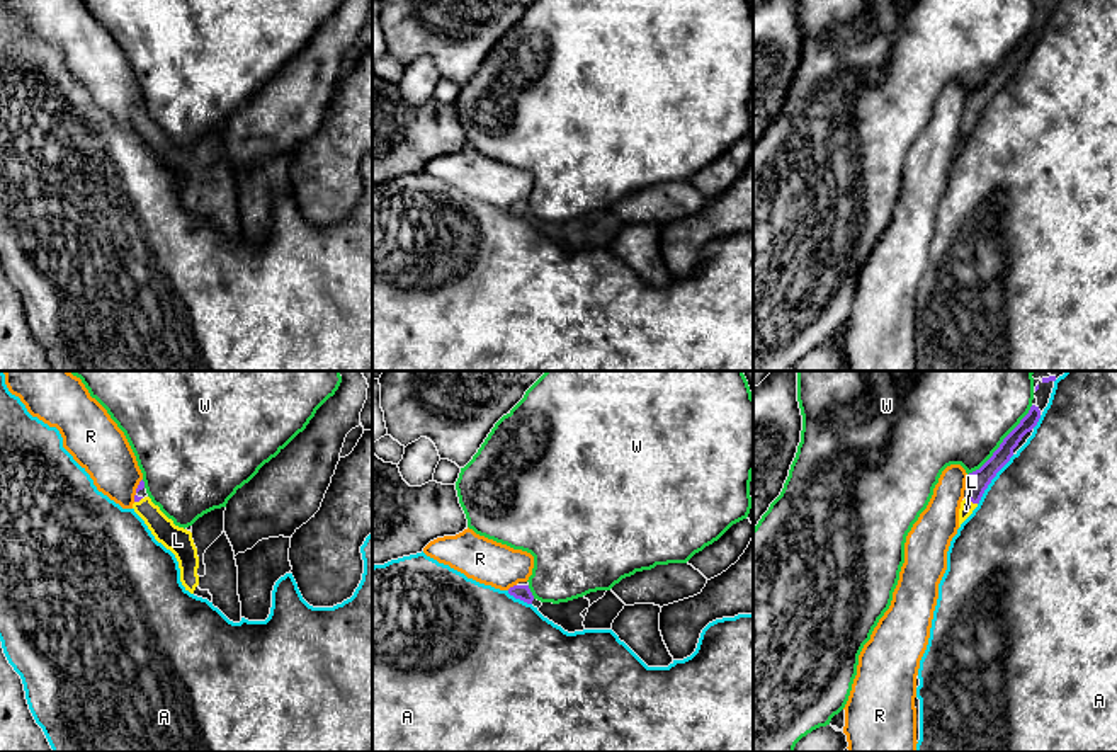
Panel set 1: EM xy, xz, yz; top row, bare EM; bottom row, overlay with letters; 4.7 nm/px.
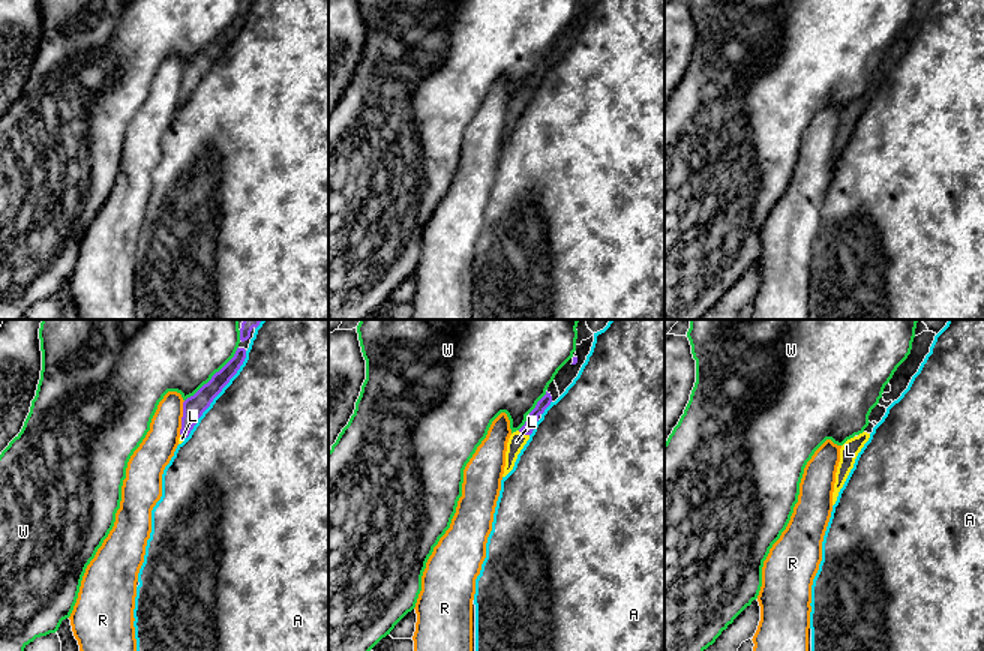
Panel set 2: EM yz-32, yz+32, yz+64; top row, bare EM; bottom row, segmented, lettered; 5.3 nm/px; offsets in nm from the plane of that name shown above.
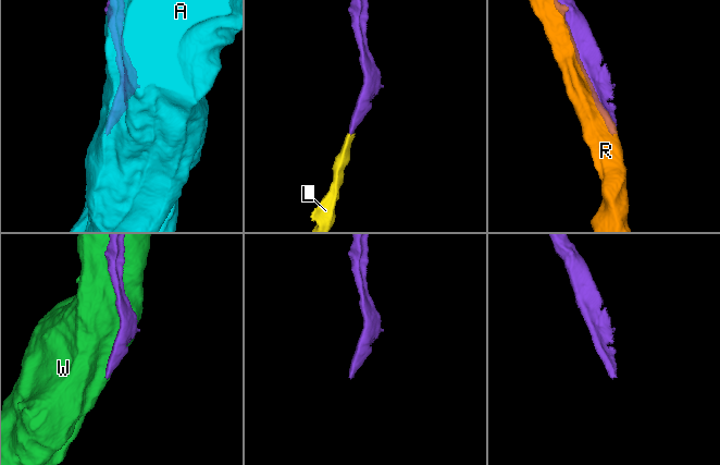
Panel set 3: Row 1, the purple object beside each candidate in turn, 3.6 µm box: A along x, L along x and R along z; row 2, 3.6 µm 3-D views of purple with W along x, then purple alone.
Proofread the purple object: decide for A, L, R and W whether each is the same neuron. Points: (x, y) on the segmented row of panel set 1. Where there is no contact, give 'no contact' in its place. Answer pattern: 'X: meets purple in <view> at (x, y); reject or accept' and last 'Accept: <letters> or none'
A: meets purple in yz at (992, 478); reject
L: meets purple in yz at (971, 501); accept
R: meets purple in yz at (966, 482); reject
W: meets purple in yz at (1002, 443); reject
Accept: L

